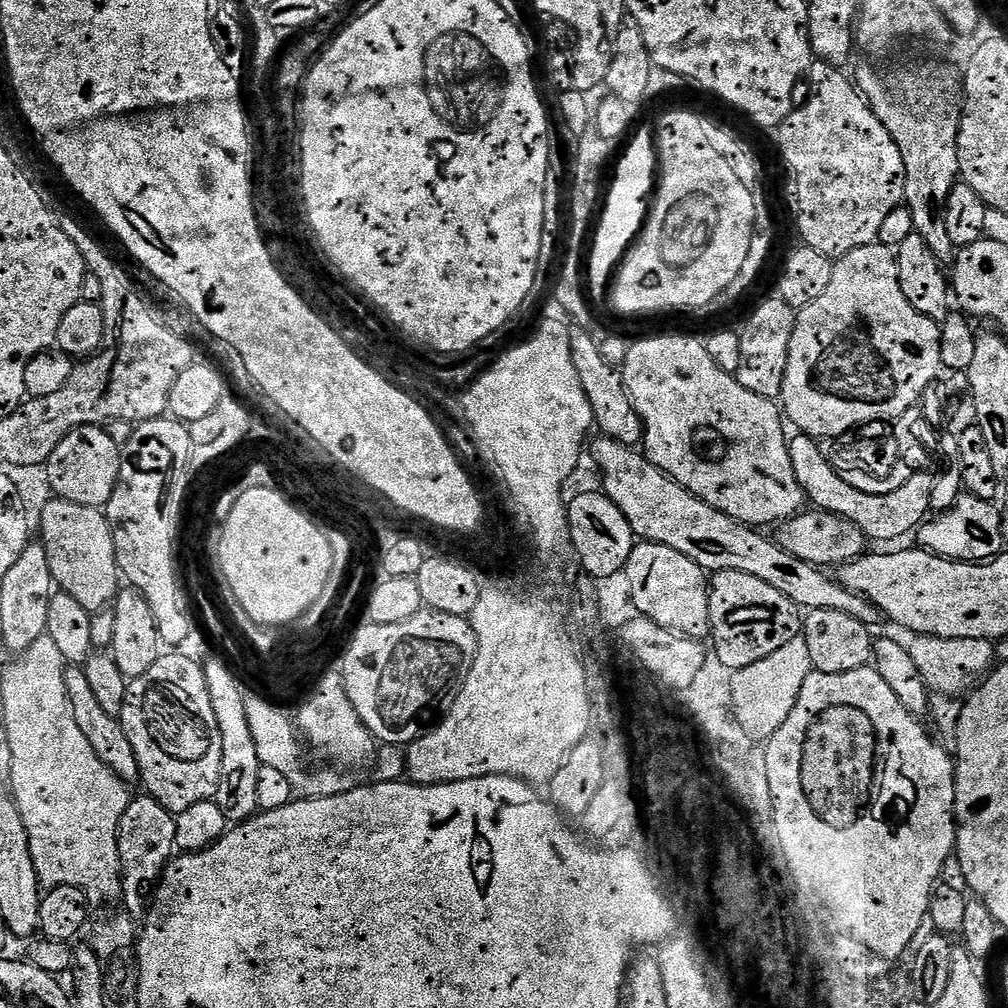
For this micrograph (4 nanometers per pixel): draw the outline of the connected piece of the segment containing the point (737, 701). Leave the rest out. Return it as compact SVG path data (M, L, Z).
M803 635L796 636L794 642L786 642L782 650L774 650L770 658L762 658L762 662L754 662L754 666L735 669L731 673L732 711L735 723L749 737L772 736L782 726L782 722L790 718L790 710L794 710L802 694L802 686L813 671L810 650L806 646Z

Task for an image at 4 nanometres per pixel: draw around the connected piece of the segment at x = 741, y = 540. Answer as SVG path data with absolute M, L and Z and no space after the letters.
M600 438L596 444L596 460L604 471L604 495L619 506L633 533L641 541L670 546L712 574L754 574L754 578L770 582L774 590L782 590L782 594L786 594L786 598L793 600L801 610L842 610L842 614L850 614L869 626L876 626L882 620L880 608L867 597L841 584L835 575L827 576L821 565L794 558L783 543L763 536L760 533L763 531L739 524L734 518L714 510L649 462L643 451L619 440Z

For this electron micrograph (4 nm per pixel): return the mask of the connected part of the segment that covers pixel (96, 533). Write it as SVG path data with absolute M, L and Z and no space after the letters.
M55 498L44 508L38 522L44 526L48 535L49 555L52 557L52 571L55 573L59 587L69 596L73 596L82 606L89 610L100 610L111 605L121 591L120 576L122 580L122 560L118 555L118 536L114 525L101 509L75 504L63 498Z

